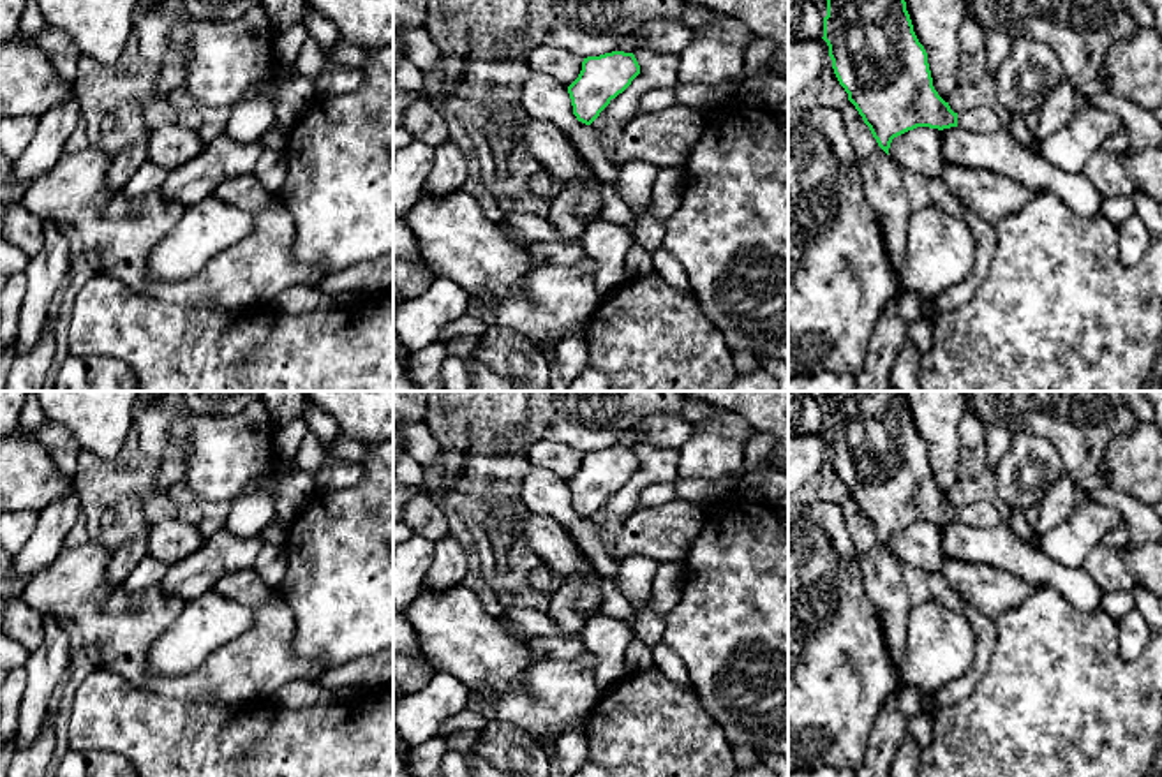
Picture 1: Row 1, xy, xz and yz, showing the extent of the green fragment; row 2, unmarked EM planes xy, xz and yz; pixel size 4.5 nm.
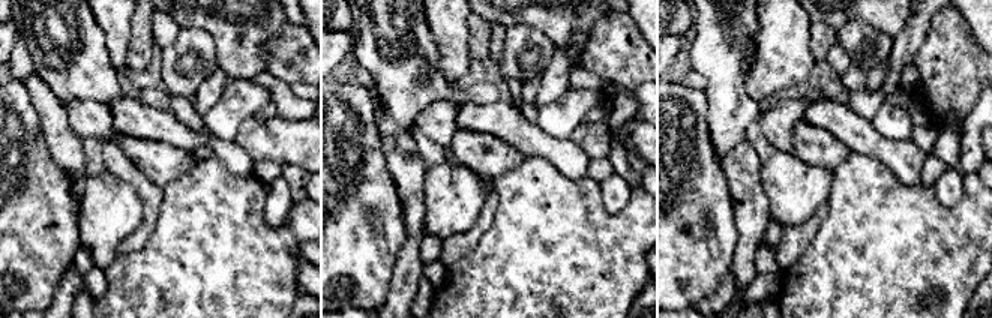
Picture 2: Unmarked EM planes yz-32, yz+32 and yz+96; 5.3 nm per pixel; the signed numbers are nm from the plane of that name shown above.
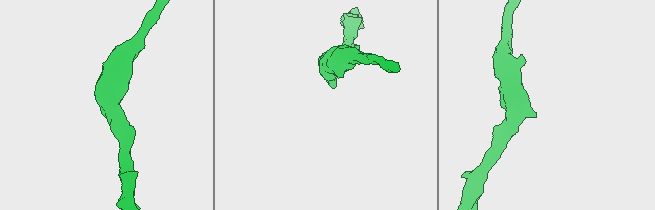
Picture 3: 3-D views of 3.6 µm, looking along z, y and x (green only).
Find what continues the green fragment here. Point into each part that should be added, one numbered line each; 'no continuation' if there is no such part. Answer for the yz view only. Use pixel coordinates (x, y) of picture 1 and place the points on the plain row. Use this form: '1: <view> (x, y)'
1: yz (981, 515)

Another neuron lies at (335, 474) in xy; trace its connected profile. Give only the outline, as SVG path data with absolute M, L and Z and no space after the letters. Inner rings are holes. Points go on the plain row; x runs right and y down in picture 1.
M328 458L323 469L314 476L317 490L328 492L354 486L361 477L363 467L360 462L331 458Z

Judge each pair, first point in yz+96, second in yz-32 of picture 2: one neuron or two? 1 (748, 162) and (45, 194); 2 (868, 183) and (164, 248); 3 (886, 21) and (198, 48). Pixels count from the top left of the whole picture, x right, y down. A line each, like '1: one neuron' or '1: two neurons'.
1: two neurons
2: one neuron
3: two neurons

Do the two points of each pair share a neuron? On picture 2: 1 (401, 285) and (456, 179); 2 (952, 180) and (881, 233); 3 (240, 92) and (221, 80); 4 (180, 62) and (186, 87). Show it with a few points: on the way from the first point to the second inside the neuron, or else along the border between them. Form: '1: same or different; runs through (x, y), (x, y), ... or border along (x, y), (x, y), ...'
1: different; border along (425, 198), (423, 234)
2: different; border along (964, 174), (961, 198), (952, 206), (943, 206)
3: different; border along (230, 78), (219, 99), (206, 113)
4: same; runs through (185, 68), (186, 81)

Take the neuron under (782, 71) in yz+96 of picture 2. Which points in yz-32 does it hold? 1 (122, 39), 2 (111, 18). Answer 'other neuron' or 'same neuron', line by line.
1: same neuron
2: same neuron

